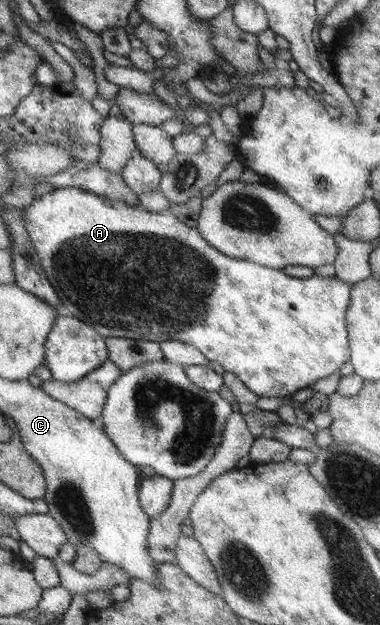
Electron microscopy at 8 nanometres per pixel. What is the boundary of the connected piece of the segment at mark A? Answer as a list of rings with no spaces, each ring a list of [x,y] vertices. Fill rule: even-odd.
[[[55,188],[50,193],[35,199],[24,211],[24,222],[31,241],[35,244],[41,265],[45,270],[49,283],[61,302],[62,311],[70,314],[95,329],[104,338],[115,337],[127,340],[147,340],[160,344],[162,341],[173,340],[191,344],[208,359],[223,367],[224,371],[235,373],[249,391],[259,398],[291,398],[295,392],[309,388],[319,379],[329,377],[339,371],[343,363],[350,361],[350,345],[346,326],[346,311],[349,307],[350,283],[345,283],[335,276],[317,276],[297,279],[289,277],[282,270],[271,269],[252,261],[227,257],[214,247],[211,247],[195,227],[187,227],[173,214],[151,213],[141,205],[127,205],[125,201],[109,201],[102,196],[78,189]]]

